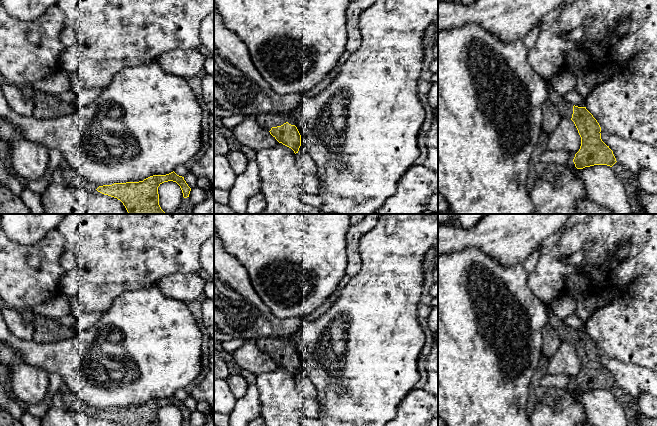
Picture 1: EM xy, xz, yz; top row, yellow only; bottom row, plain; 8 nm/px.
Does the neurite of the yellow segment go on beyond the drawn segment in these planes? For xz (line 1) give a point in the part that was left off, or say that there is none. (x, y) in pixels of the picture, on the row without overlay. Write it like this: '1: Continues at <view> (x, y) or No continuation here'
1: Continues at xz (266, 344)

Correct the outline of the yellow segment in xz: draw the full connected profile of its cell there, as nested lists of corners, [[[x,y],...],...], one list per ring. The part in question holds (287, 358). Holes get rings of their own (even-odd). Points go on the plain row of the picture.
[[[260,337],[257,339],[258,348],[283,369],[298,377],[301,370],[301,359],[294,349],[294,344],[284,337]]]

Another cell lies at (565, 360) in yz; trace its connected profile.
[[[561,341],[556,352],[548,359],[548,373],[551,375],[565,374],[576,378],[581,370],[581,361],[574,346]]]

